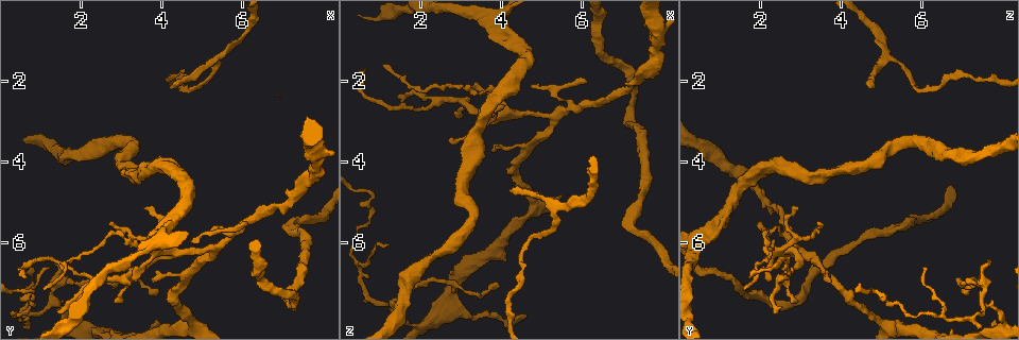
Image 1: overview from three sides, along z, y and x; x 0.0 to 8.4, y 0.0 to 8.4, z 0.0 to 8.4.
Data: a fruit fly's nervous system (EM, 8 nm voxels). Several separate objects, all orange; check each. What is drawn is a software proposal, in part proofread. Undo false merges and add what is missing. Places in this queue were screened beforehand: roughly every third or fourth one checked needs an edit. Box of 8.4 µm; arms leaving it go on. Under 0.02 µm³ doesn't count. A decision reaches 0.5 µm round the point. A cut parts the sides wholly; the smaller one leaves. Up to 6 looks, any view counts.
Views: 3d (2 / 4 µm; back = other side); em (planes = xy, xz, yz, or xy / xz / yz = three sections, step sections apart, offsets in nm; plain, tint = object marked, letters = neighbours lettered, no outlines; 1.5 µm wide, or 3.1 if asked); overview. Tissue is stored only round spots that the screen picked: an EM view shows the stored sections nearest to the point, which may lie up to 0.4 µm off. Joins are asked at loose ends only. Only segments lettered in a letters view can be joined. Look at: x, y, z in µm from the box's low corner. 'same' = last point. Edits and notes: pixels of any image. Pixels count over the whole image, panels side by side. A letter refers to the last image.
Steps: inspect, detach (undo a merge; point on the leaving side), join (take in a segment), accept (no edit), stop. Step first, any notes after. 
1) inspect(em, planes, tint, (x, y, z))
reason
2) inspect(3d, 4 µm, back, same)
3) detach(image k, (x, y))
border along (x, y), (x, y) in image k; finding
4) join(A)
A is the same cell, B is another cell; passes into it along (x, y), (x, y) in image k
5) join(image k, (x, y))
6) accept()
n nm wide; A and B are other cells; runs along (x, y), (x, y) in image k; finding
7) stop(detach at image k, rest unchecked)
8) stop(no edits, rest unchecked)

inspect(3d, 2 µm, back, (4.25, 2.15, 4.70))
branch stops here

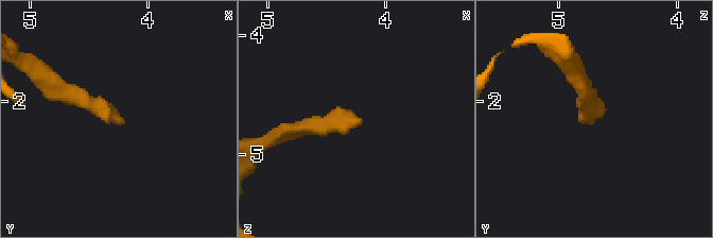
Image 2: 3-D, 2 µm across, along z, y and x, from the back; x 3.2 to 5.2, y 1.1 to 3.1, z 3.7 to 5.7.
inspect(em, xy, step 4, letters, (4.26, 2.14, 4.66))

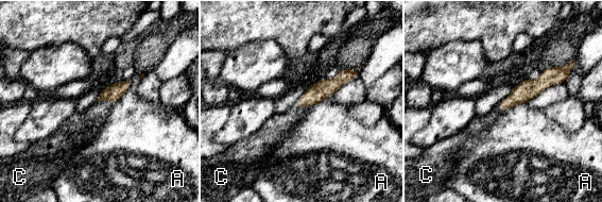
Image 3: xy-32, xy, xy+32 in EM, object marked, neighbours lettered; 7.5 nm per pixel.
inspect(em, planes, letters, same)

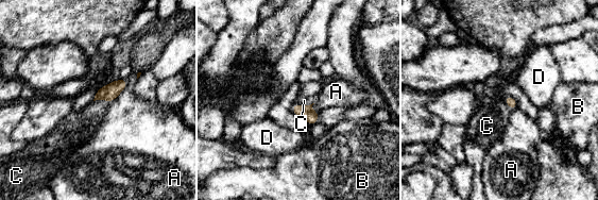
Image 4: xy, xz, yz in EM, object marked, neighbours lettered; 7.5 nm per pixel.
join(C)
C is the same cell, A, B and D are other cells; passes into it along (305, 112), (304, 105), (304, 100) in image 4; it goes on there

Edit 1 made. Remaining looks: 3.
inspect(3d, 2 µm, (7.20, 5.50, 5.65))
abrupt turn

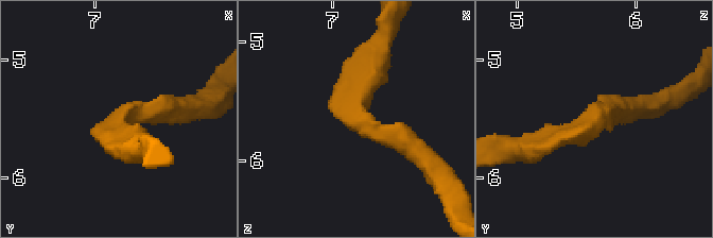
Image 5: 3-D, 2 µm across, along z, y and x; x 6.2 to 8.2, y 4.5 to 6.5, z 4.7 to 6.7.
inspect(em, planes, letters, (7.24, 5.50, 5.68))
arms of 200, 220 nm; need the tissue

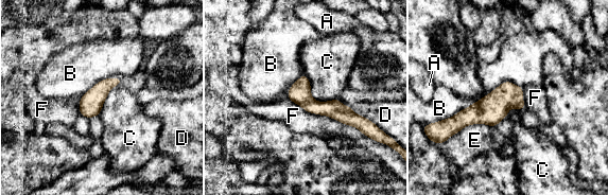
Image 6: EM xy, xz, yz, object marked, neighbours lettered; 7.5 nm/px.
accept()
A, B, C, D, E and F are other cells; border along (304, 72), (314, 100), (337, 99) in image 6; one neuron here

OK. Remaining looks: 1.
stop(join at image 4, rest unchecked)

